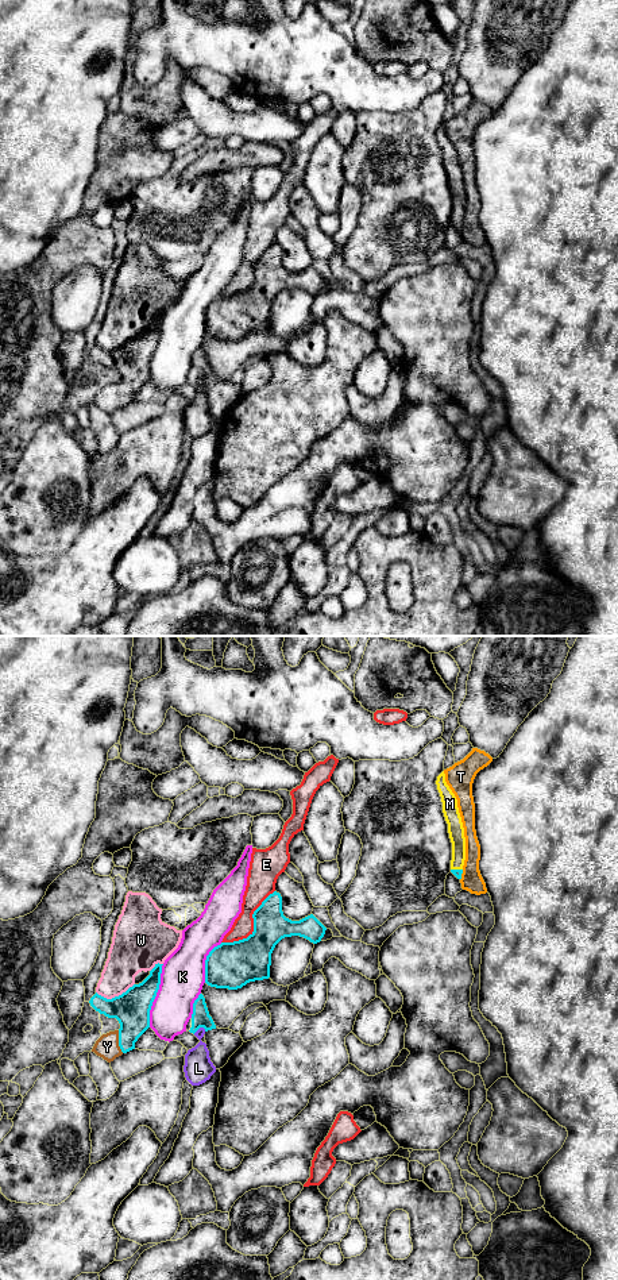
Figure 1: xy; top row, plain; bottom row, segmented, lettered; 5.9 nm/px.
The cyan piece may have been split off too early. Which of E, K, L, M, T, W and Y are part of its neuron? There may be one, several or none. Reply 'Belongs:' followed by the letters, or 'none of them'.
Belongs: M, Y

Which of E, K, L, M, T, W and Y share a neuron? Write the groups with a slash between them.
E / K / L / M Y / T / W

